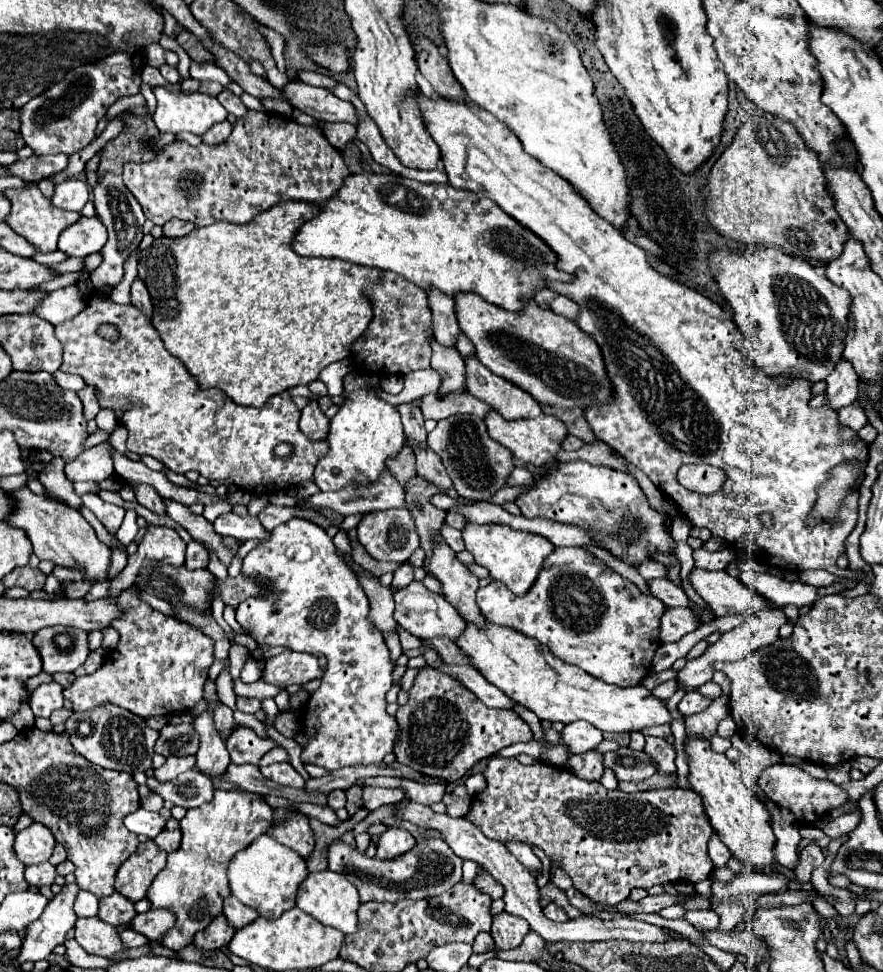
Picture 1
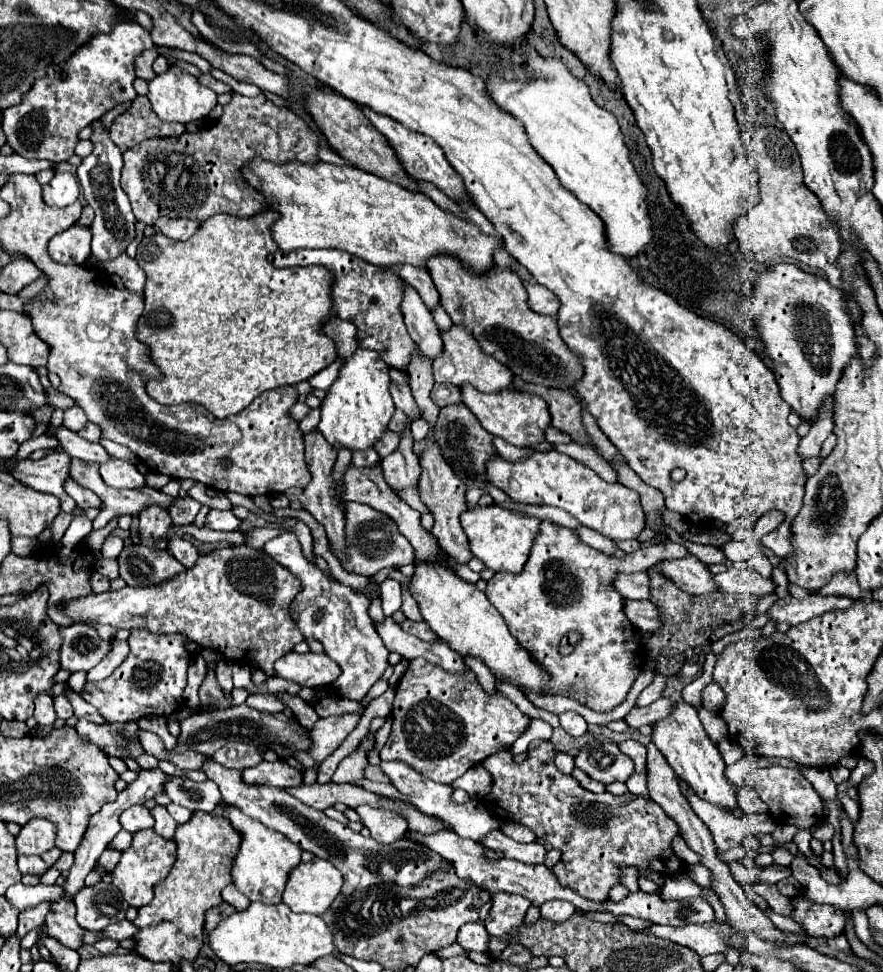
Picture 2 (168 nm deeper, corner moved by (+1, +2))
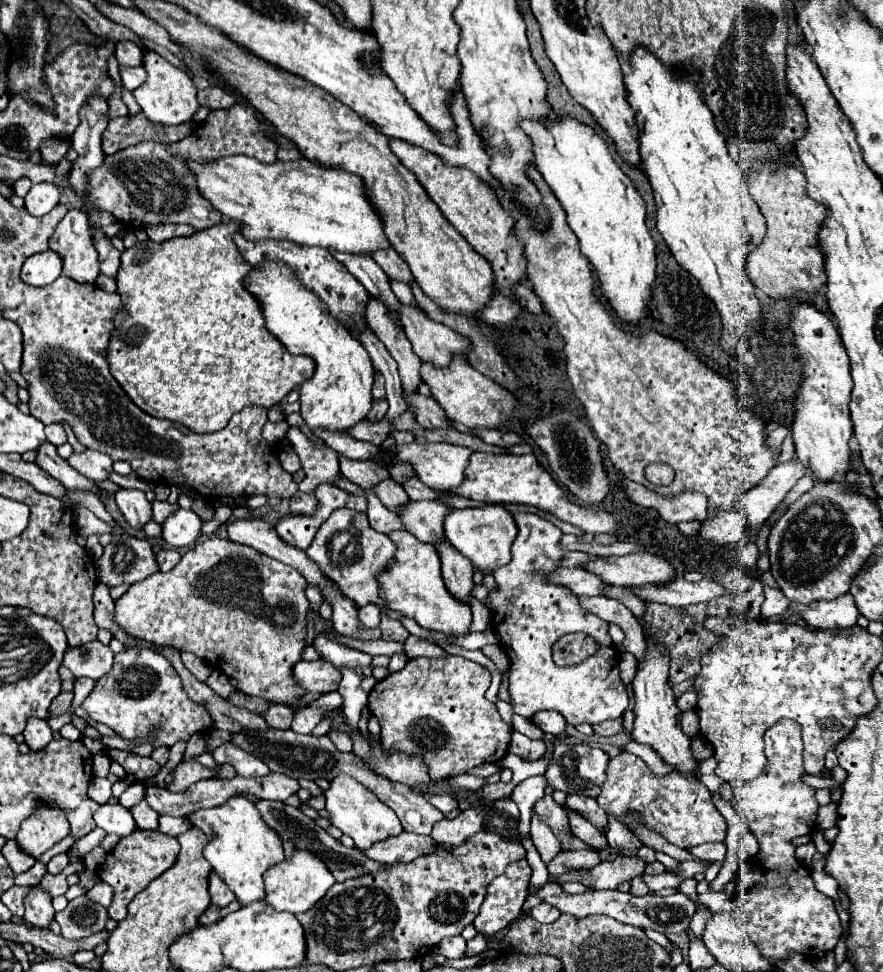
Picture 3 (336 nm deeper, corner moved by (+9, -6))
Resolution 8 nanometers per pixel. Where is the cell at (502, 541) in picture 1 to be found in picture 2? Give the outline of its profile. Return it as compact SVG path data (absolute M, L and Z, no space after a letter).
M501 505L471 507L461 515L461 525L469 537L469 545L471 545L473 555L477 559L481 559L487 569L511 571L511 573L521 571L525 561L529 559L529 549L533 545L533 537L537 537L539 523L541 521L537 517L509 511Z

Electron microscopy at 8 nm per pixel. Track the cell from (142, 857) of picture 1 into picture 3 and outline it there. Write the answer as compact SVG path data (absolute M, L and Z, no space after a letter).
M133 831L129 837L123 837L115 849L109 851L103 865L99 865L97 875L105 883L113 887L113 901L109 905L109 917L115 921L121 921L129 913L129 901L143 891L153 879L157 879L161 873L165 873L179 855L179 841L175 837L169 837L161 831Z

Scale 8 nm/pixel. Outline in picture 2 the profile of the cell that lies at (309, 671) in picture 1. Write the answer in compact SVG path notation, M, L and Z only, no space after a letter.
M295 651L277 659L275 671L277 671L277 677L283 677L313 689L331 685L341 675L341 667L335 661L331 661L325 653L299 655Z

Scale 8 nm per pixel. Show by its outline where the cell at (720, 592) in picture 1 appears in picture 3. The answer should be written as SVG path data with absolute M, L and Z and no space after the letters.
M633 553L623 557L599 557L585 569L599 575L609 585L621 587L645 587L665 585L675 579L675 567L651 553Z

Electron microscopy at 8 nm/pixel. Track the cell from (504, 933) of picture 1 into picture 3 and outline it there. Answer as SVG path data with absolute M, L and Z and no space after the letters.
M517 861L509 869L493 879L487 887L487 897L481 905L473 925L481 935L495 935L521 915L521 907L527 899L527 887L531 879L529 863Z

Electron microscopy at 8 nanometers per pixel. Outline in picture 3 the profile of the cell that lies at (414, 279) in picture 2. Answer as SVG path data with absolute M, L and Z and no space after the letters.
M387 249L387 251L377 251L373 253L373 259L377 261L377 265L387 273L389 279L393 281L401 281L407 285L413 285L413 275L411 269L405 265L405 261L395 253L395 249Z

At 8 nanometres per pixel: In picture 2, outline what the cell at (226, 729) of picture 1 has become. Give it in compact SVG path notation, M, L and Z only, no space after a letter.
M209 661L207 663L207 673L205 673L205 679L199 687L199 697L201 697L201 705L211 705L215 703L219 709L223 707L229 707L231 703L231 697L225 697L219 683L217 683L217 677L215 677L215 665L217 661Z

